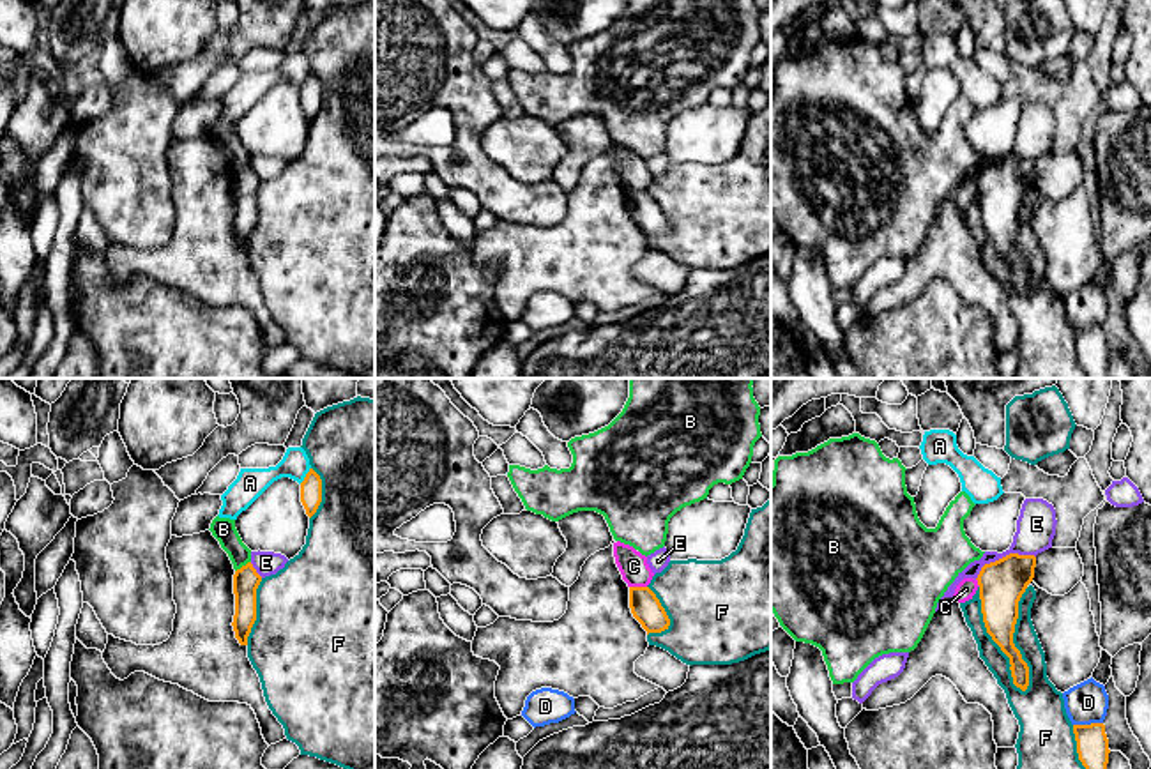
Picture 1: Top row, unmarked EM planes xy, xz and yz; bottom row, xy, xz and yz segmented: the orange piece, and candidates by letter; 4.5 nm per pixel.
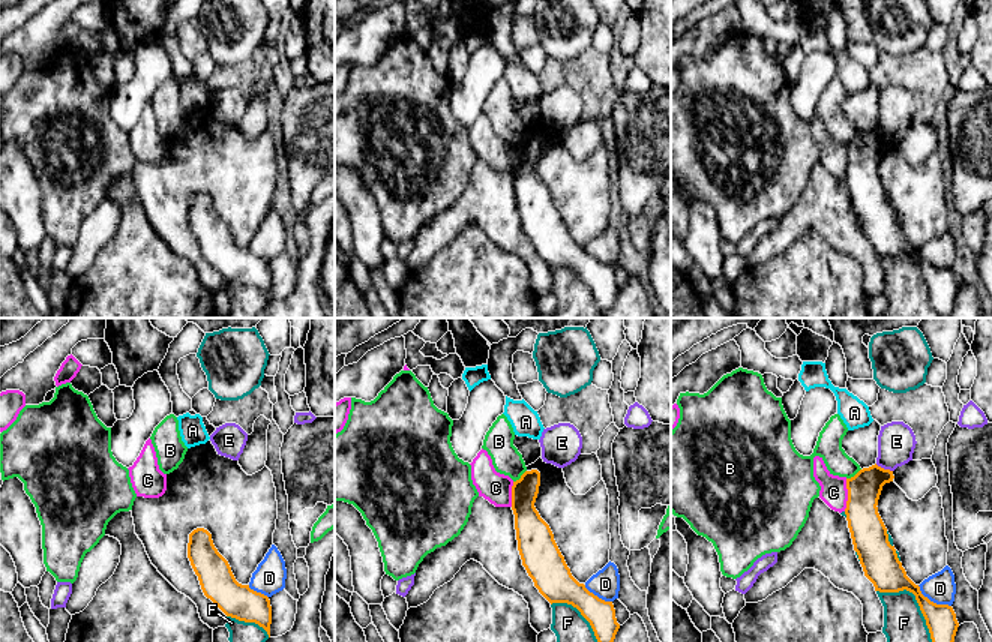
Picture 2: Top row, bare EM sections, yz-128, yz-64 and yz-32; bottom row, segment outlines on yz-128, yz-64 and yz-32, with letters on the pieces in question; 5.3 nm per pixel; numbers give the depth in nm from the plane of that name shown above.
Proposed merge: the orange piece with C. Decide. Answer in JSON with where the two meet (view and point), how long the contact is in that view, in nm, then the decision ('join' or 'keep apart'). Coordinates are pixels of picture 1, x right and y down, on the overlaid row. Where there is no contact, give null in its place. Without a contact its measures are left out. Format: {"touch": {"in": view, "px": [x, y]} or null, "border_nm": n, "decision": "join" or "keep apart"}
{"touch": {"in": "xz", "px": [639, 587]}, "border_nm": 80, "decision": "keep apart"}

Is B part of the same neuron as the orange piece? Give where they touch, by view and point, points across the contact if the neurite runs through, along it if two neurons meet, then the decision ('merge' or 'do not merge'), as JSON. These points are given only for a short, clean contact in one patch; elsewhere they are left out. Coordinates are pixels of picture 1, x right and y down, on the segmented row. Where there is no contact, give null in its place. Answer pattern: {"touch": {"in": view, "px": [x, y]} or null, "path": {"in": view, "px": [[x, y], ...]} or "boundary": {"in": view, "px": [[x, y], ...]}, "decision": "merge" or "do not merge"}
{"touch": {"in": "xy", "px": [243, 566]}, "boundary": {"in": "xy", "px": [[250, 561], [236, 571]]}, "decision": "do not merge"}

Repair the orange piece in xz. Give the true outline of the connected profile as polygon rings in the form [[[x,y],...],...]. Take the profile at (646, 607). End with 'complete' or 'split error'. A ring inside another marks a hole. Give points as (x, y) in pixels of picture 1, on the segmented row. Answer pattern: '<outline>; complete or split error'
[[[629,587],[629,608],[647,635],[661,633],[670,626],[665,608],[649,587]]]; complete

